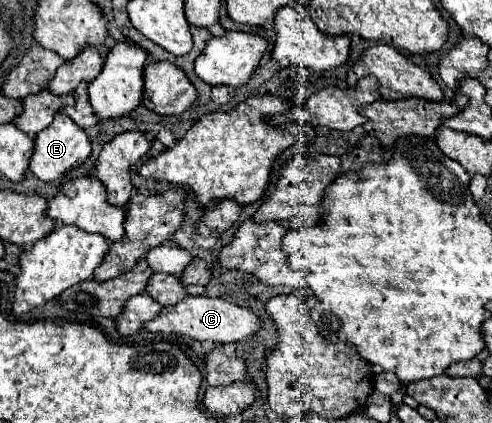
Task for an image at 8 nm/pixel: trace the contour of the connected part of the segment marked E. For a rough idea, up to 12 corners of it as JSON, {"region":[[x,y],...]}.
{"region":[[65,113],[39,131],[29,171],[59,179],[91,155],[91,141]]}

